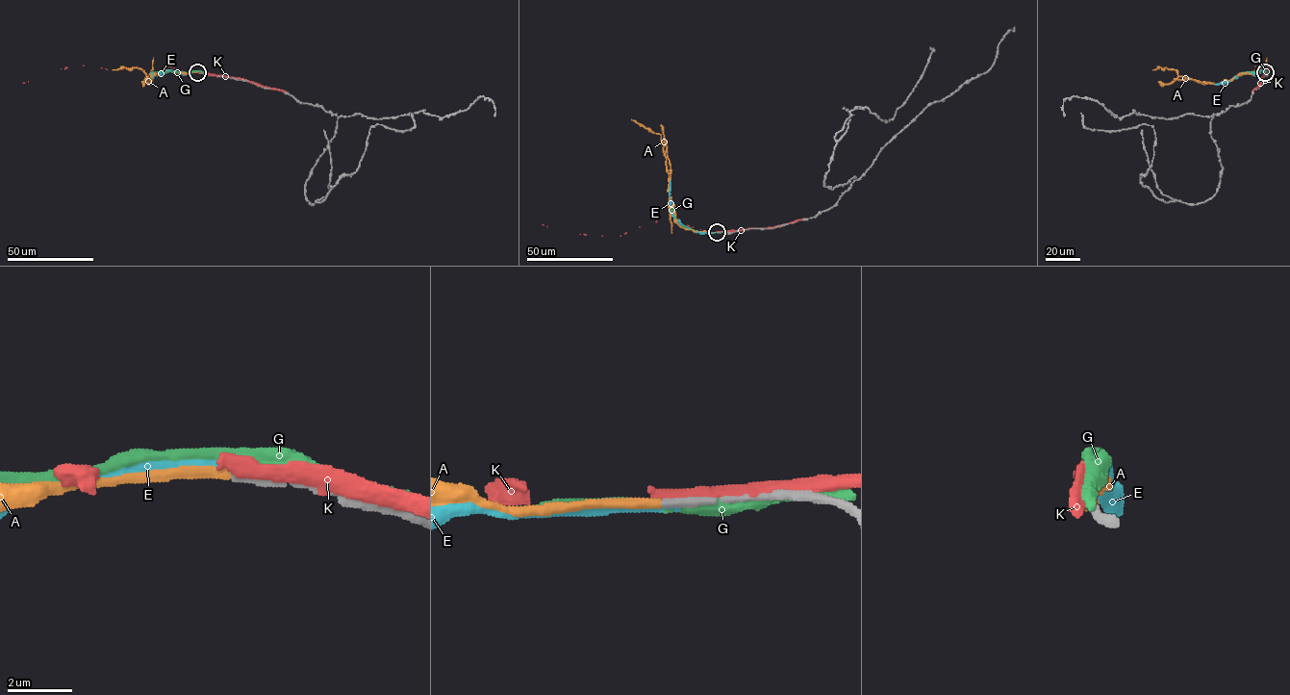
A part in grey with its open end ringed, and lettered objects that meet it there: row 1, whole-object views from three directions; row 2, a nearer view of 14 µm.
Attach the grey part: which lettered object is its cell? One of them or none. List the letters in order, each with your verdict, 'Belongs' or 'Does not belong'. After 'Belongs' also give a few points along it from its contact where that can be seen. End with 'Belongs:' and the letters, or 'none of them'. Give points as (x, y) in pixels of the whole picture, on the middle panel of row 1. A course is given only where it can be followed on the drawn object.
A: Belongs. Its course: (717, 232), (694, 231), (678, 224), (670, 199), (663, 149), (666, 144), (659, 134), (631, 119)
E: Does not belong
G: Does not belong
K: Does not belong
Belongs: A

